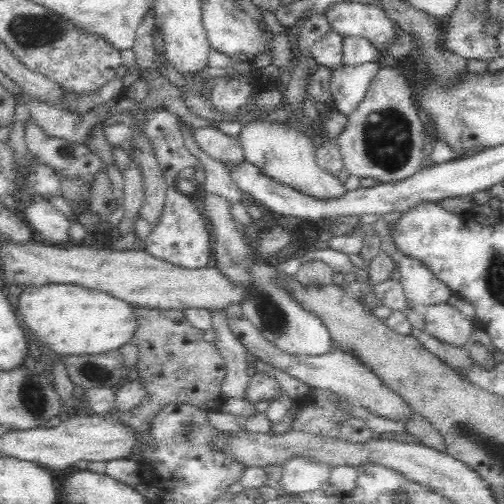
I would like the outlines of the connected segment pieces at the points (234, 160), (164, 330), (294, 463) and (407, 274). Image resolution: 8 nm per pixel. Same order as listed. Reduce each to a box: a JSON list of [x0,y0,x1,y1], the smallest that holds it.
[[193,127,244,164],[118,305,227,431],[281,458,336,497],[397,254,452,309]]

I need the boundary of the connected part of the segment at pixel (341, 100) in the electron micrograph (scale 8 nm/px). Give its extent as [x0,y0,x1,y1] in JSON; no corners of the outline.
[331,61,380,116]

